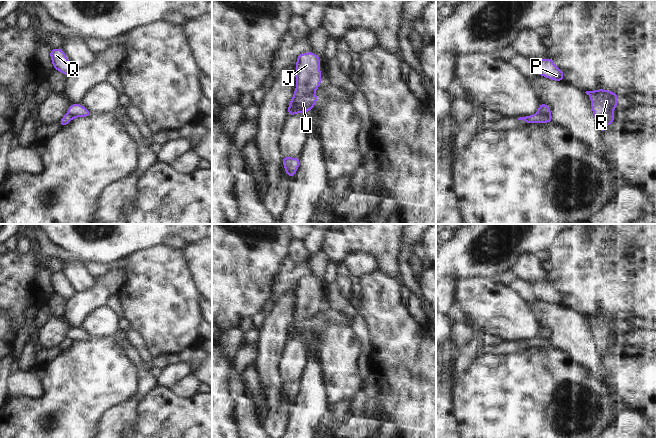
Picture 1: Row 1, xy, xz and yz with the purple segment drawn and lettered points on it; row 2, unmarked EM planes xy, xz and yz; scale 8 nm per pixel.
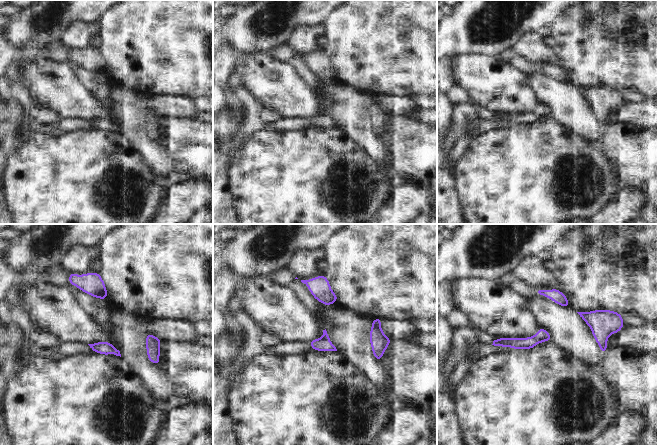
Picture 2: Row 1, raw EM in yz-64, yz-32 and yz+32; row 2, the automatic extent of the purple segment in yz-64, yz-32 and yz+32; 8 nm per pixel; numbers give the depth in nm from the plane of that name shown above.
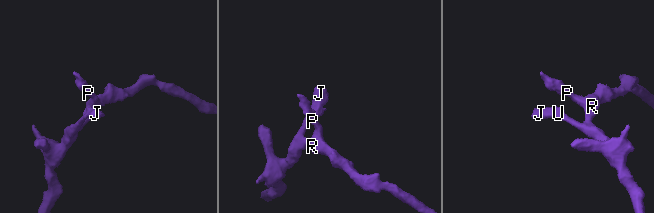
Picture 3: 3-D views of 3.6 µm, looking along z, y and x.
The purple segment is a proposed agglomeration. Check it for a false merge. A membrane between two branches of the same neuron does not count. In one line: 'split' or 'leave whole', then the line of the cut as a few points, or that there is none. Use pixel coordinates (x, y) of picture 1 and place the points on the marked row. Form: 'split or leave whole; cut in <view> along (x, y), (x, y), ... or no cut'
leave whole; no cut

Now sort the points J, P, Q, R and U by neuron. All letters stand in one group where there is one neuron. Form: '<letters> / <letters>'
J P Q R U

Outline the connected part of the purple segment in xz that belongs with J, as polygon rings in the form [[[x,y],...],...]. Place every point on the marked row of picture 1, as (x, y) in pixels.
[[[313,52],[301,53],[296,61],[296,89],[289,102],[288,116],[314,108],[319,99],[313,93],[320,87],[320,57]]]

